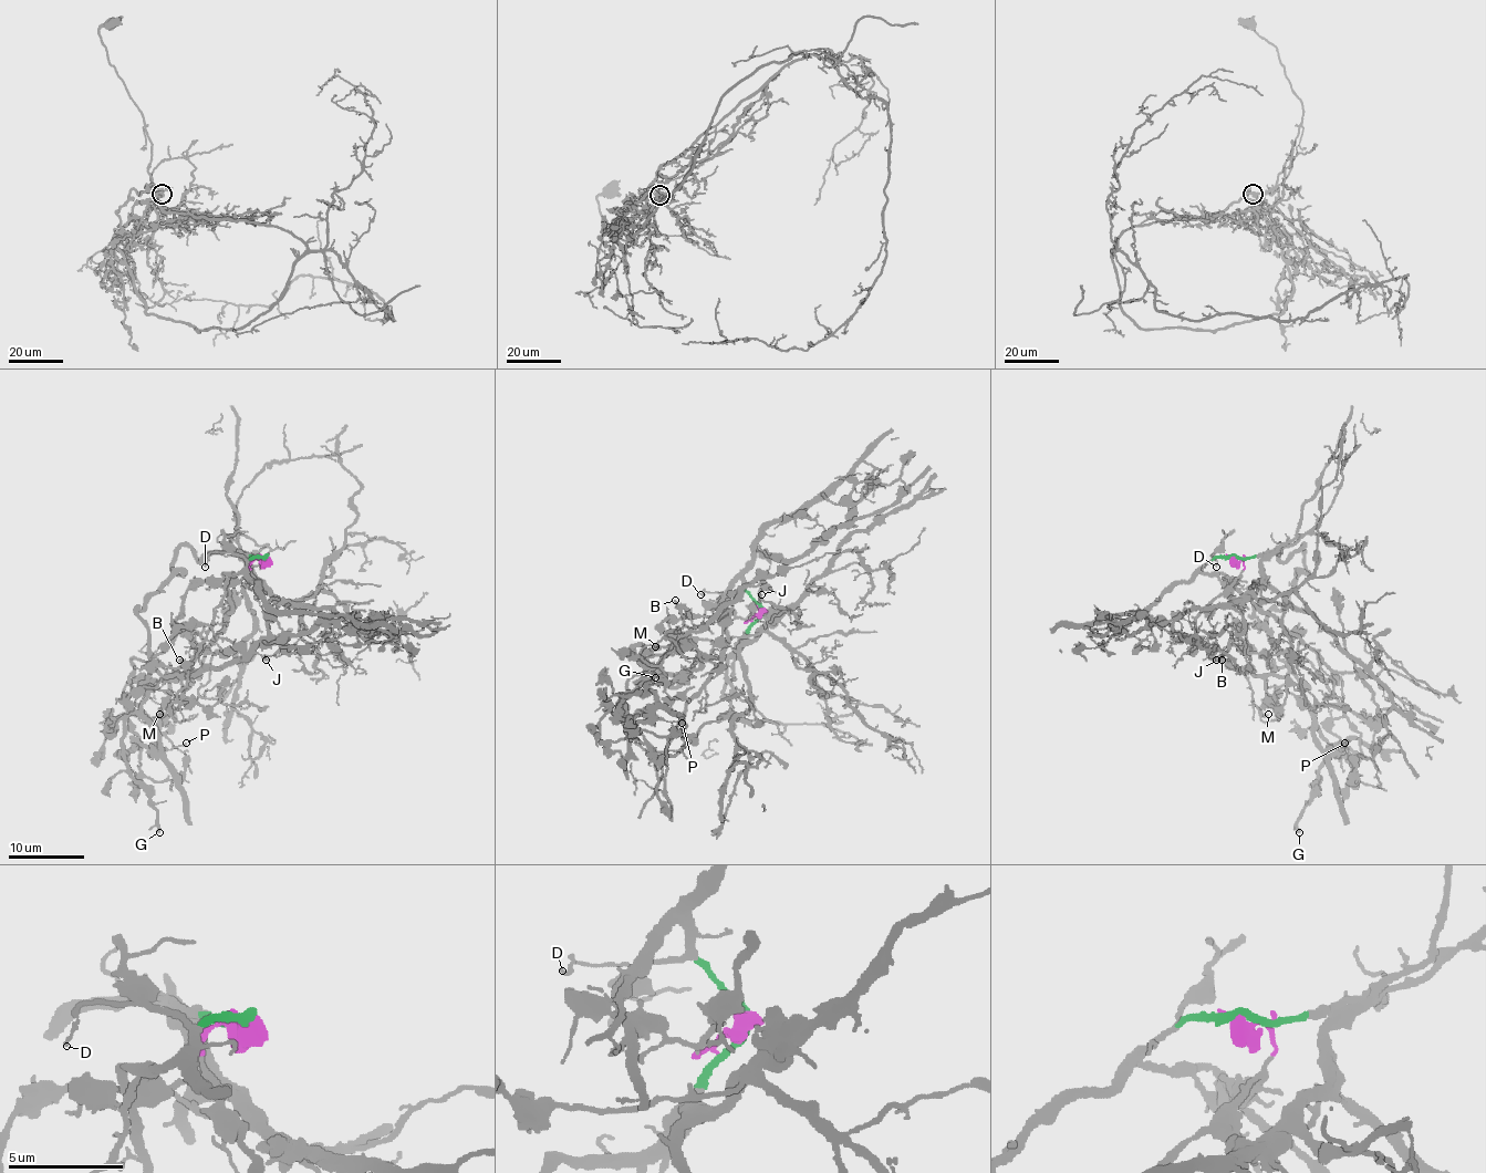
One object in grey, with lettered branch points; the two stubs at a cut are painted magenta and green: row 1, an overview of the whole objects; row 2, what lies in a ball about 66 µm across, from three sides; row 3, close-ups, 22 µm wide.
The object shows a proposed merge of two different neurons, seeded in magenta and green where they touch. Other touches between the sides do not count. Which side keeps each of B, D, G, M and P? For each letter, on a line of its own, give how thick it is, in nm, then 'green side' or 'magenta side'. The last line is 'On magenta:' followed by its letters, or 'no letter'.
B: 240 nm thick; green side
D: 110 nm thick; green side
G: 320 nm thick; green side
M: 170 nm thick; green side
P: 130 nm thick; green side
On magenta: no letter

